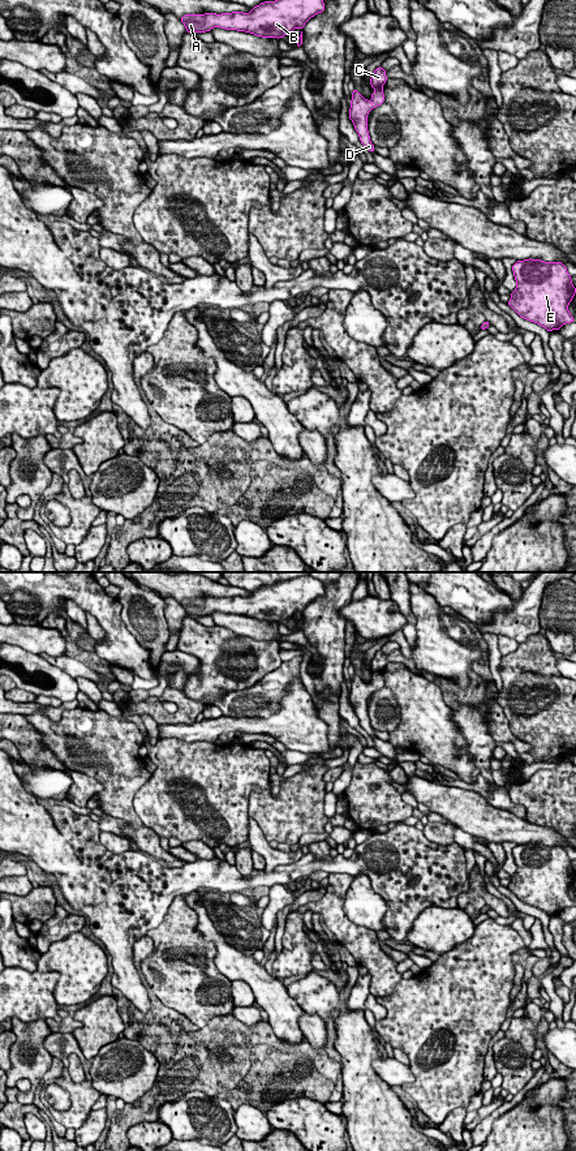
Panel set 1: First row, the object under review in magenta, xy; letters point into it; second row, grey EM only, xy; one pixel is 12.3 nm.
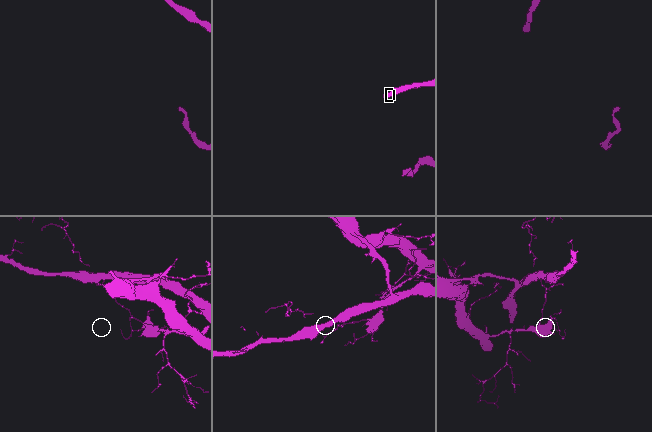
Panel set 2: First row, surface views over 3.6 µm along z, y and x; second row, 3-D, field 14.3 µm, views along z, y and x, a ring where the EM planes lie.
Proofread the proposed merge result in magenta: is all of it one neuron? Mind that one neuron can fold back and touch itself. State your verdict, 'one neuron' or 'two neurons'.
two neurons

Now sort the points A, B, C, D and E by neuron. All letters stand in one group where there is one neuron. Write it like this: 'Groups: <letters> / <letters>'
Groups: A B C / D E

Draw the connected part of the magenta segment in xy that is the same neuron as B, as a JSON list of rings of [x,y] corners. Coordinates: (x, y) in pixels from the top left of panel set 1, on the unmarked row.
[[[311,575],[283,580],[276,585],[265,585],[249,597],[185,598],[180,602],[186,617],[206,617],[212,611],[237,614],[262,622],[283,622],[305,607],[317,597],[324,596],[323,583]]]

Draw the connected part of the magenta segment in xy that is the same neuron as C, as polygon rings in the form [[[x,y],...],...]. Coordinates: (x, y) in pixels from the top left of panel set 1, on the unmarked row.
[[[378,650],[370,662],[371,673],[383,671],[387,663],[386,654],[382,650]]]

